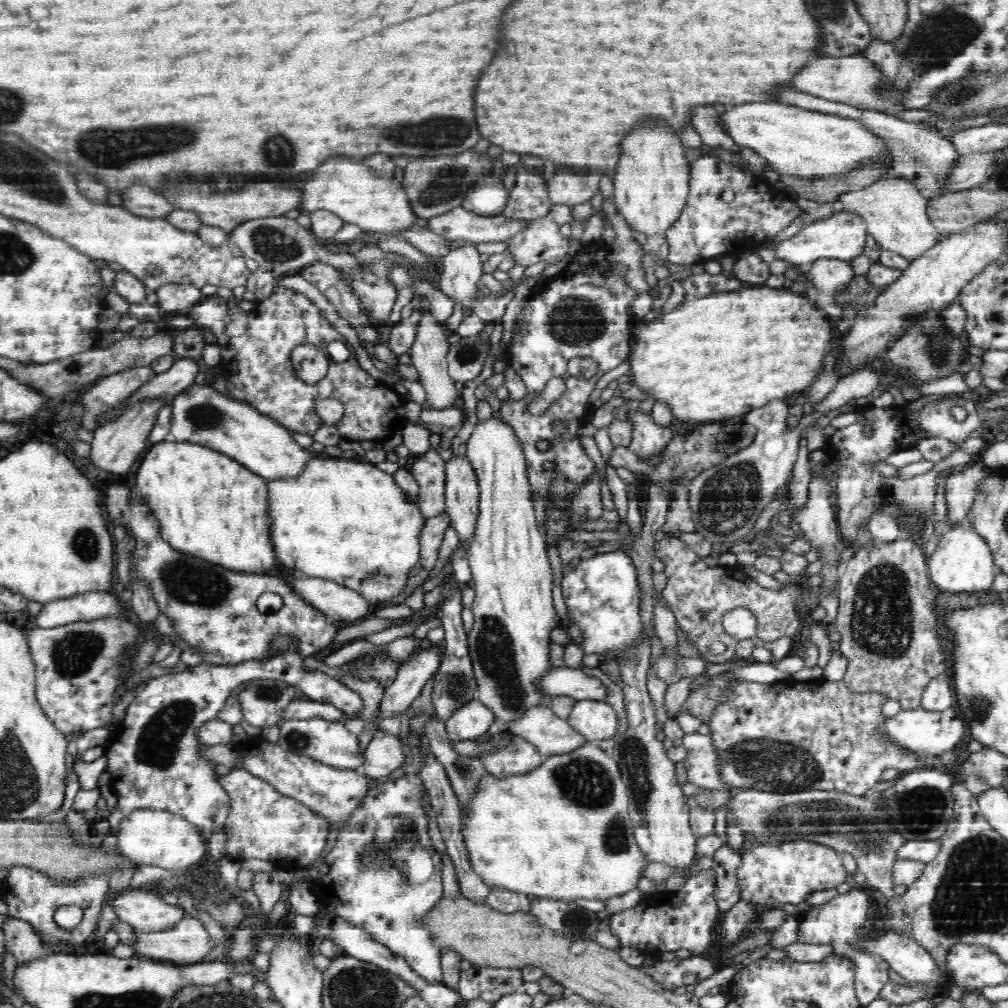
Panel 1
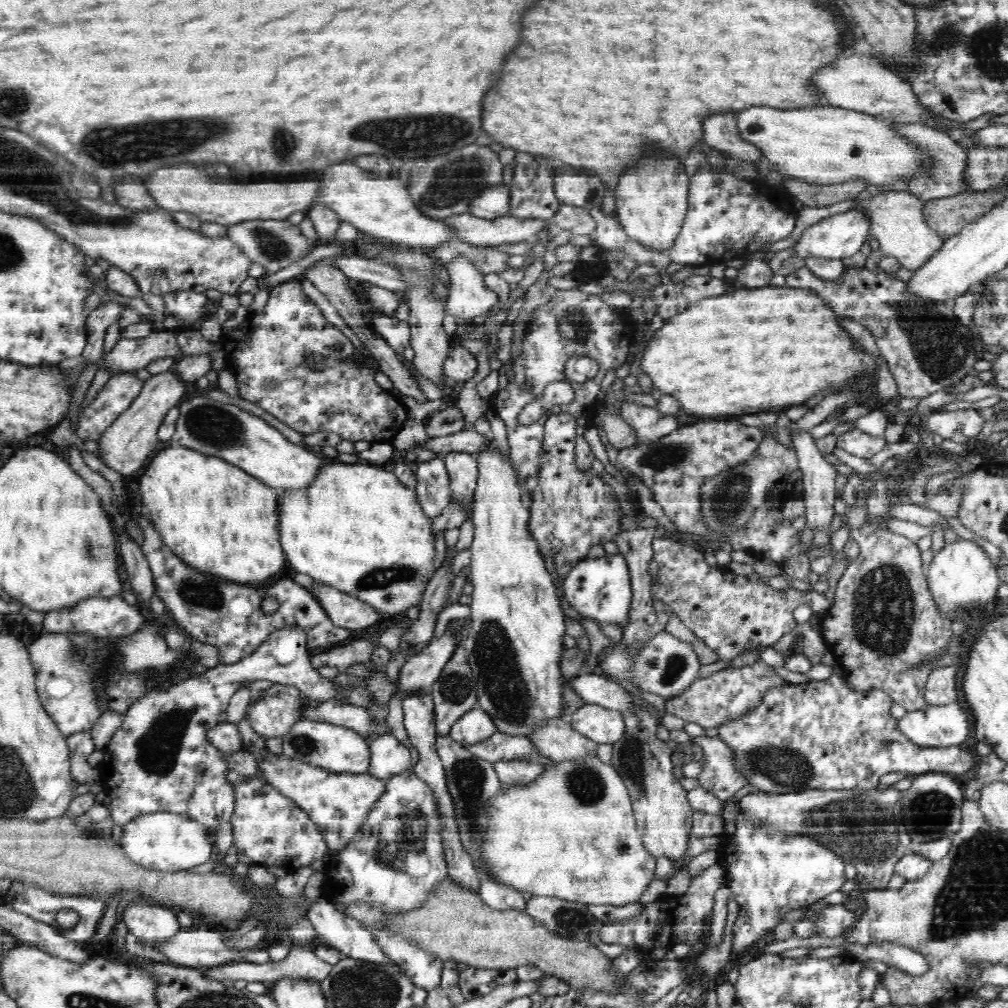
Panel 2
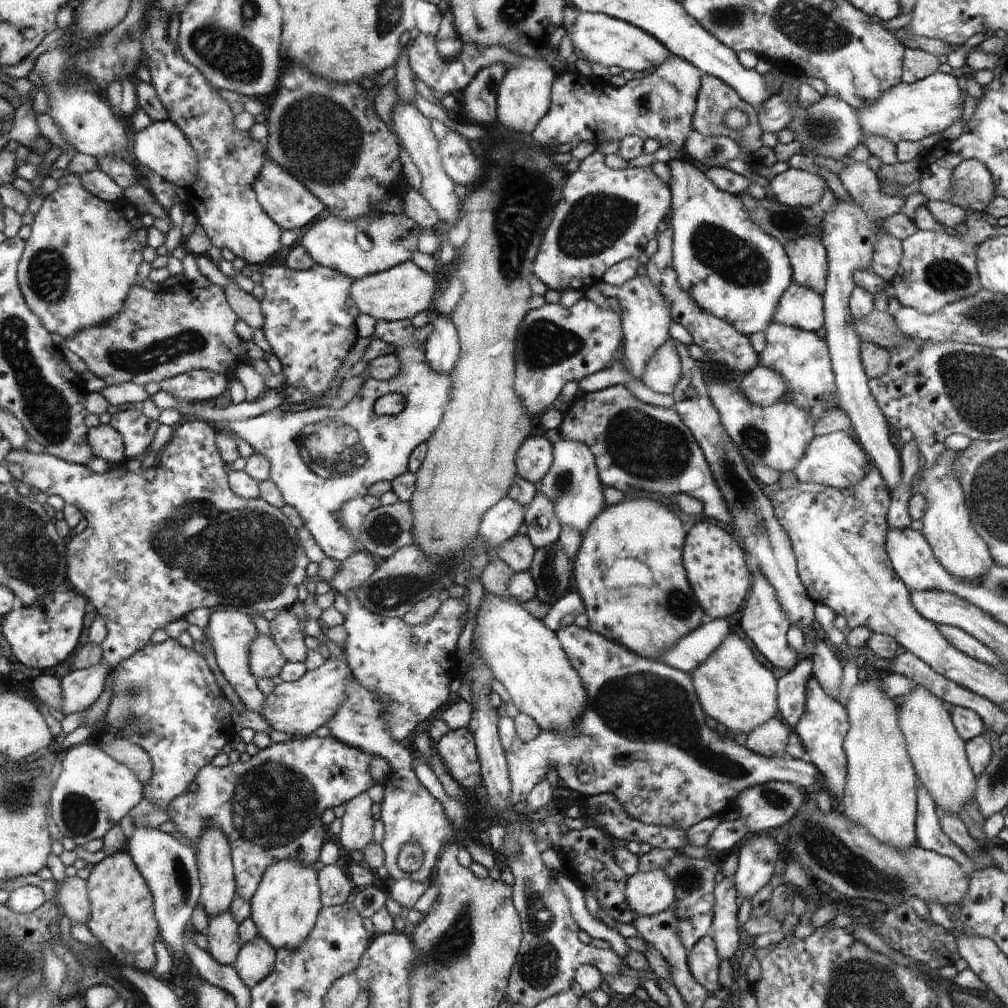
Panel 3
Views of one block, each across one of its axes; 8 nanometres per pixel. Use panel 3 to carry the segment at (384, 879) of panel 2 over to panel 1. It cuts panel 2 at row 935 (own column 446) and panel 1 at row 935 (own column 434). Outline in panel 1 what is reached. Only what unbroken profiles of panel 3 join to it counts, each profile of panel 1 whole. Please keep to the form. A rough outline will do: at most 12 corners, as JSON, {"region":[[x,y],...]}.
{"region":[[425,786],[368,790],[306,890],[430,984],[443,894]]}

